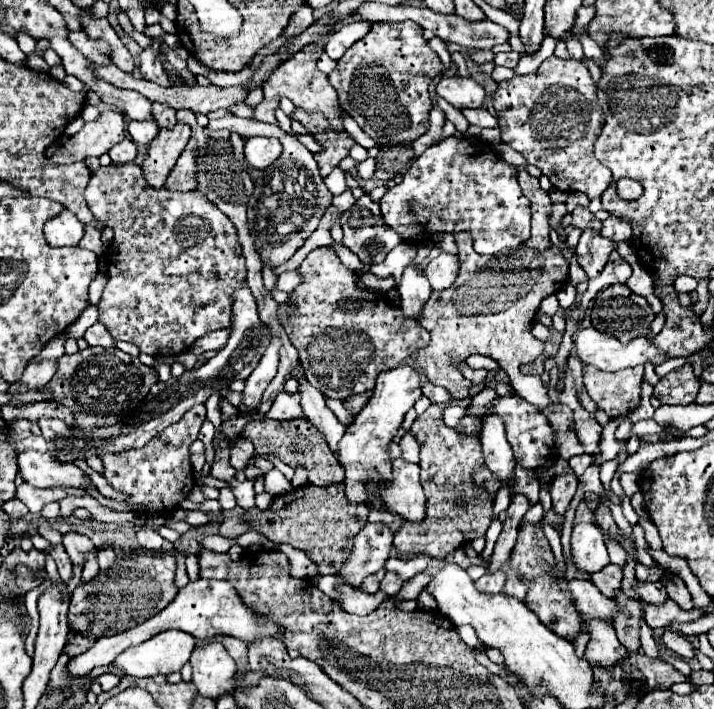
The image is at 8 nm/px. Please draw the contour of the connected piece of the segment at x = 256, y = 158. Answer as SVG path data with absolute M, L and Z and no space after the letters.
M248 138L244 144L246 162L252 168L264 170L282 154L282 144L276 138Z

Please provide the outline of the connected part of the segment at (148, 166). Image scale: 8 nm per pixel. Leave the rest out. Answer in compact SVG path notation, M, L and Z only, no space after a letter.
M178 122L172 128L160 128L158 136L148 148L148 158L142 164L144 176L150 186L154 188L164 186L178 156L186 148L188 138L190 138L190 126L184 122Z

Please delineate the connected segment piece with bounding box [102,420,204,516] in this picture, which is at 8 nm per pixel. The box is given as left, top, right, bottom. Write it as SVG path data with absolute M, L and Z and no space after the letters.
M204 420L176 422L172 428L162 430L162 434L154 436L142 450L124 450L122 454L102 454L104 478L108 484L126 496L126 502L132 506L144 506L146 514L170 516L176 506L190 494L194 488L194 472L190 466L188 446L196 440L198 430Z

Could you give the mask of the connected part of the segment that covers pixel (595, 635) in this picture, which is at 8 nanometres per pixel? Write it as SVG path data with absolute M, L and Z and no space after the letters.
M588 618L584 622L586 632L590 634L590 642L584 658L594 666L612 666L624 658L626 648L618 642L614 628L604 618Z

